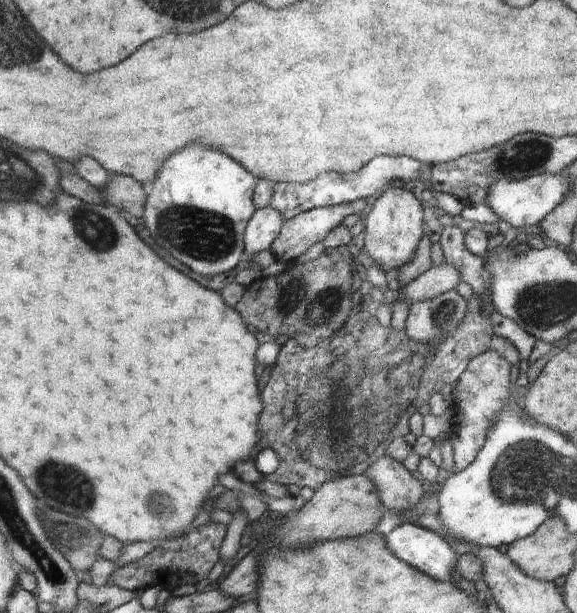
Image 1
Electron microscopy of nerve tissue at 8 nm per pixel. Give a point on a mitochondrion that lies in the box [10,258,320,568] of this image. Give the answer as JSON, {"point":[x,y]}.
{"point":[69,487]}

